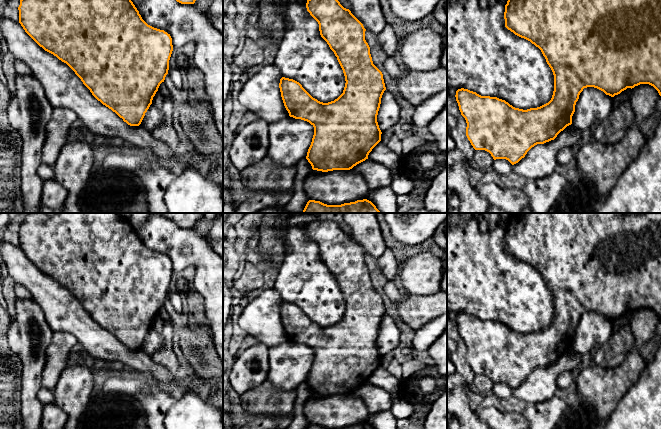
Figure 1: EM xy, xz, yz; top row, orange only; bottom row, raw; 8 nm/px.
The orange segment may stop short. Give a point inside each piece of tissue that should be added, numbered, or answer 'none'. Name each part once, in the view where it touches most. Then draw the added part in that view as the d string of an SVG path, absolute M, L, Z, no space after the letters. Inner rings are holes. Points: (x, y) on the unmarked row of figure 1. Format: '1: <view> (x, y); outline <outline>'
none

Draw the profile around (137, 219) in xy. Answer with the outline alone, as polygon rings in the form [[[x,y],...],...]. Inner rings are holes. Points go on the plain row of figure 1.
[[[132,213],[128,221],[131,223],[134,229],[142,226],[148,219],[150,213]]]

